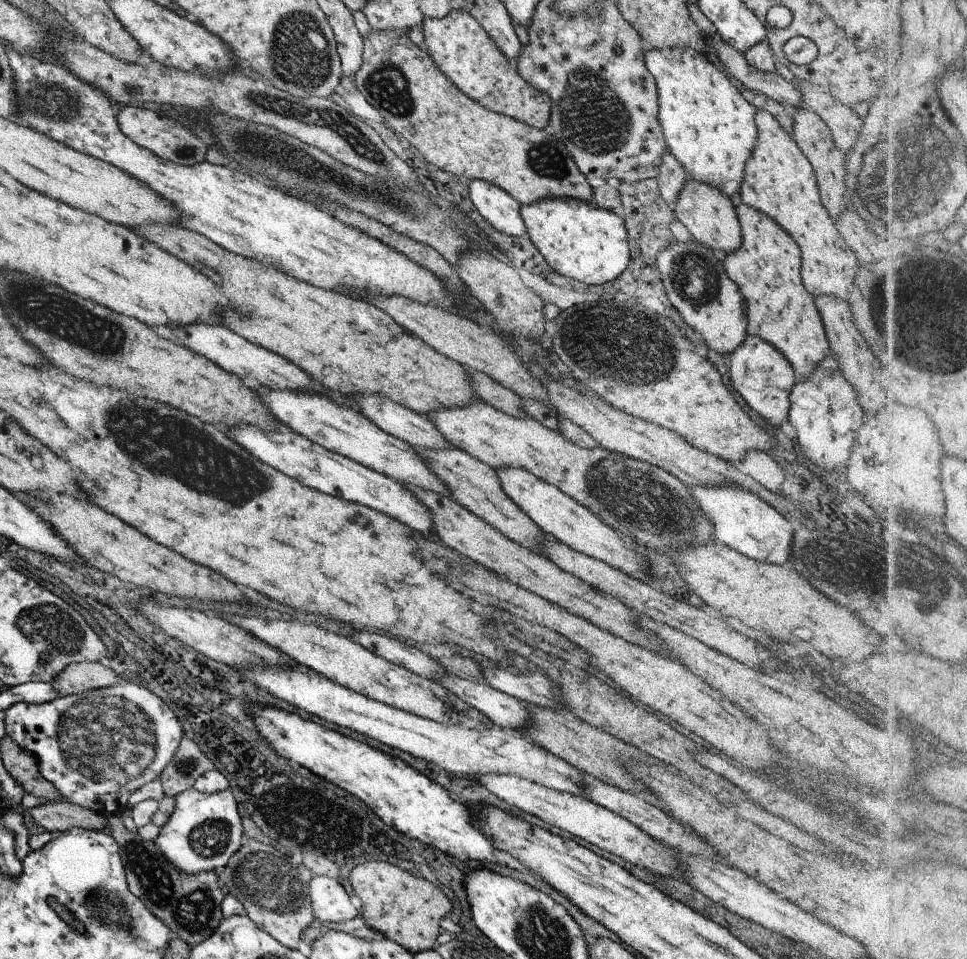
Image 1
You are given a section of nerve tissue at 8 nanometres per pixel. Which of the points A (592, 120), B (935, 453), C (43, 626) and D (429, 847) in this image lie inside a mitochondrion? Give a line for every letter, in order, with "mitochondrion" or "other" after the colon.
A: mitochondrion
B: other
C: mitochondrion
D: other

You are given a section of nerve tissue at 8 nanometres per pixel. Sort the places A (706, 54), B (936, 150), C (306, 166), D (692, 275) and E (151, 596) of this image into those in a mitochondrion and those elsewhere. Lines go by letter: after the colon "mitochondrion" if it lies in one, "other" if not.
A: other
B: mitochondrion
C: mitochondrion
D: mitochondrion
E: other

